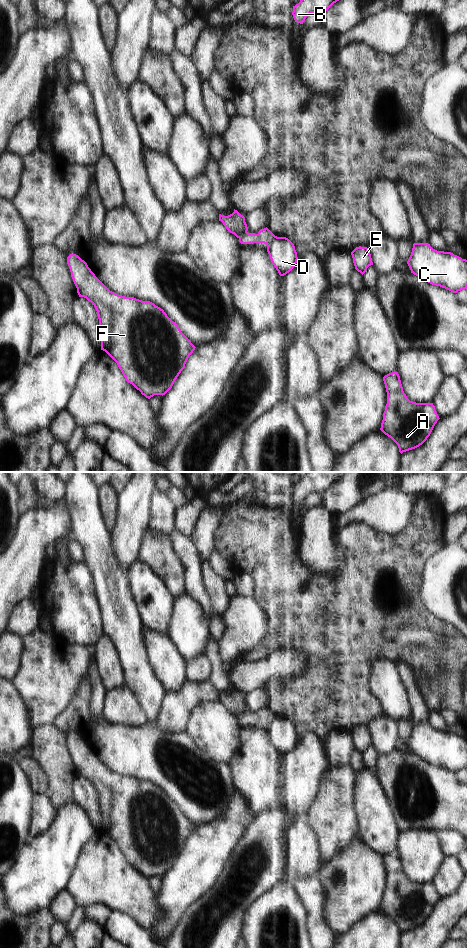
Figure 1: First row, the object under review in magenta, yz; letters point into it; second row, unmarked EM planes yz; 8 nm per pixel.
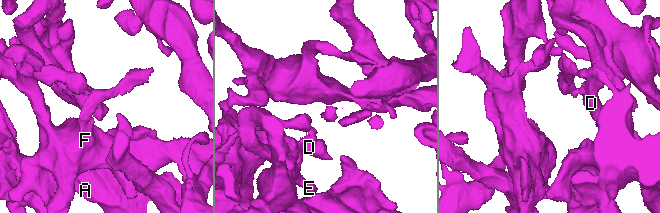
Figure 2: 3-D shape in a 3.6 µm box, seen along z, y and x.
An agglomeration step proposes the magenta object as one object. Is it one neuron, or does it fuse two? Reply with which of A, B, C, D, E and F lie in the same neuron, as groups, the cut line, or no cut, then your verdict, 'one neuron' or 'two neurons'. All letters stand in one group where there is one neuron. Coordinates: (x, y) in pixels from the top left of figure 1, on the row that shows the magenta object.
A F / B C D E; cut in yz along (246, 231), (238, 237); two neurons

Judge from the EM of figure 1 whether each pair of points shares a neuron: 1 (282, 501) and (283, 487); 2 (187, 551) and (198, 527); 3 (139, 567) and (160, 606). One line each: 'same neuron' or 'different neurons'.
1: different neurons
2: different neurons
3: same neuron

